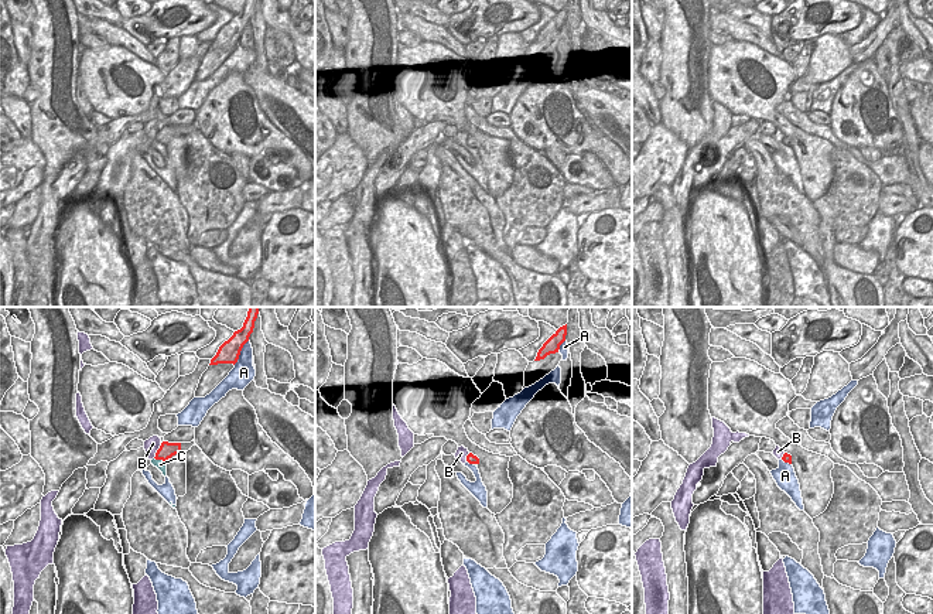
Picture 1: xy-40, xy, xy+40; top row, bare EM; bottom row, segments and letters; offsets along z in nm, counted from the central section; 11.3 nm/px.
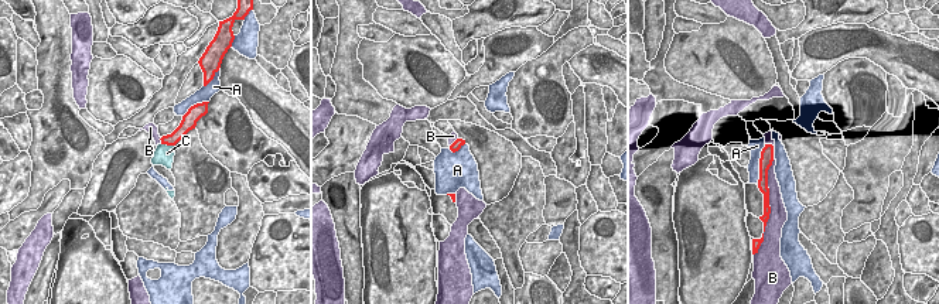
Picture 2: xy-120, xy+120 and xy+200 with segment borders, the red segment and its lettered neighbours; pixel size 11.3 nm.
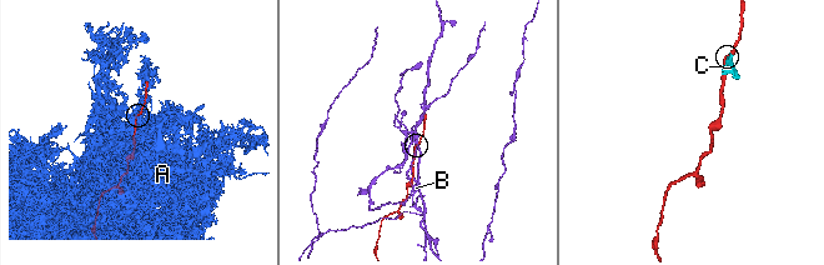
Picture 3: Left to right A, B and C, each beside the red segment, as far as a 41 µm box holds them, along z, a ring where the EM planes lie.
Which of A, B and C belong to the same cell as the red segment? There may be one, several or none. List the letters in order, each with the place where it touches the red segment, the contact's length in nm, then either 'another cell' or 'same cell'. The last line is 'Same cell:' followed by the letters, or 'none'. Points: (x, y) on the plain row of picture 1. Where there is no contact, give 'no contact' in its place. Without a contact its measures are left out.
A: meets red in xy-40 at (239, 36); contact 340 nm long; another cell
B: meets red in xy-40 at (157, 133); contact 200 nm long; another cell
C: meets red in xy-40 at (160, 142); contact 140 nm long; another cell
Same cell: none

